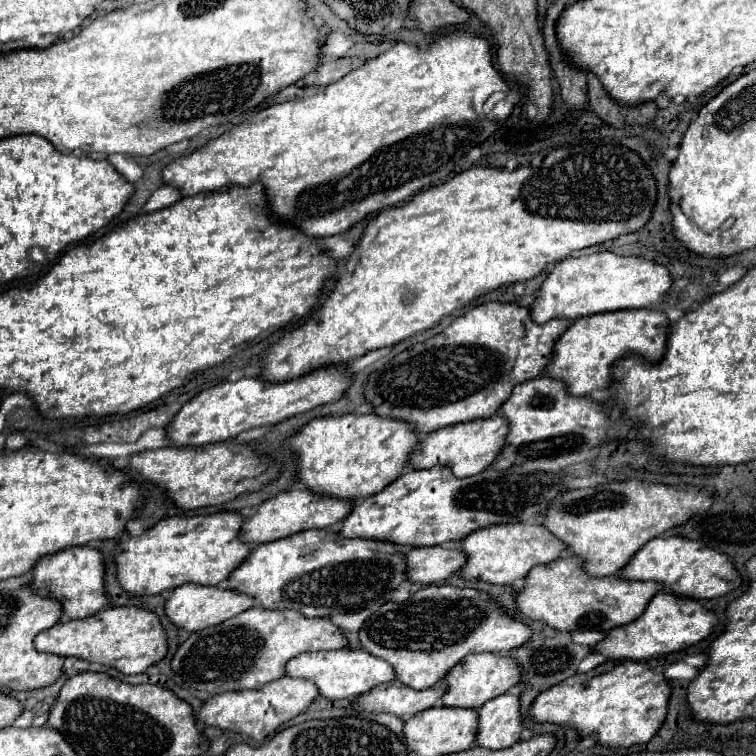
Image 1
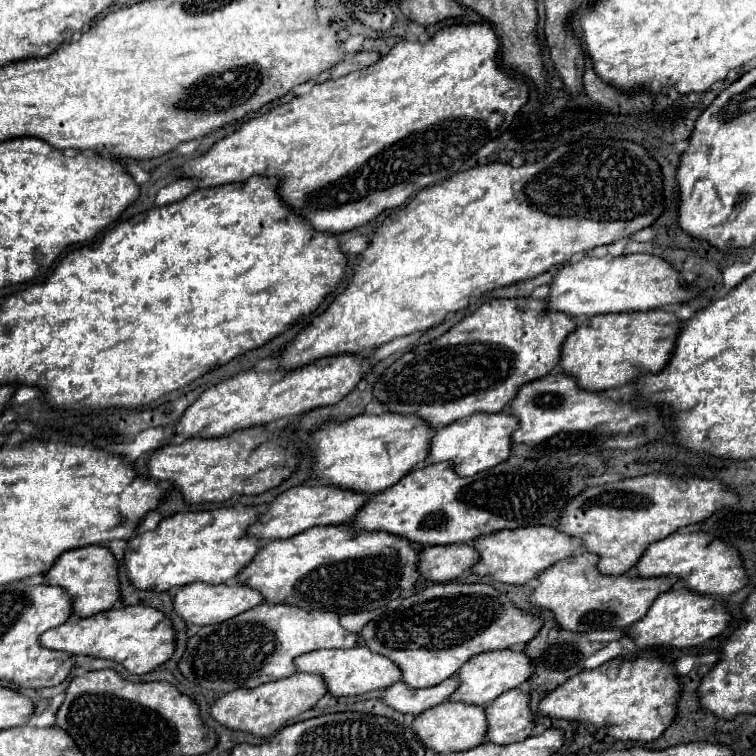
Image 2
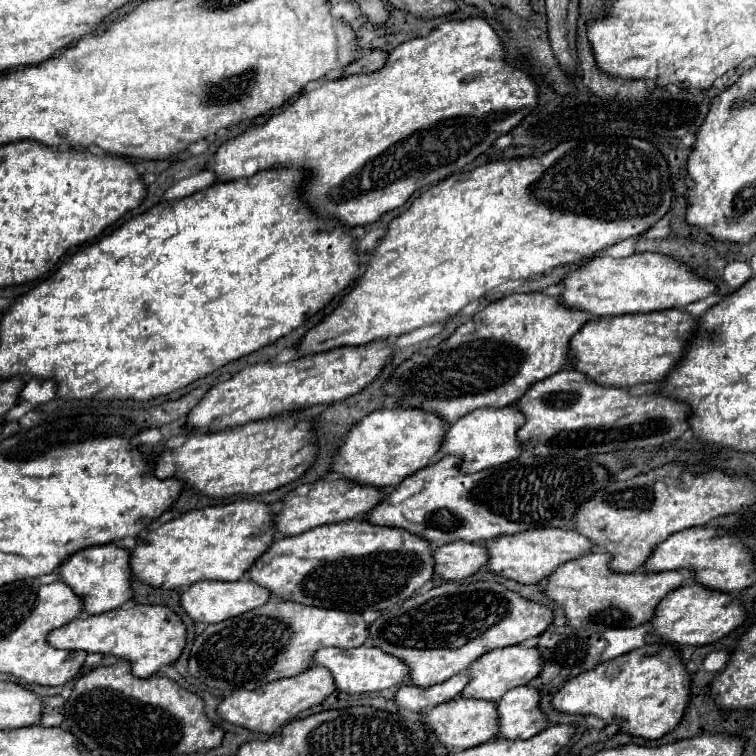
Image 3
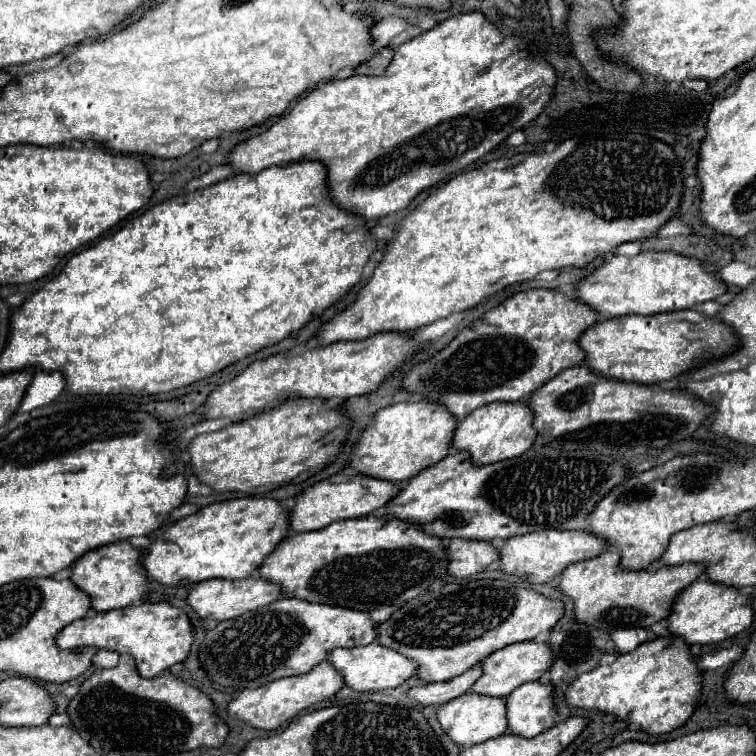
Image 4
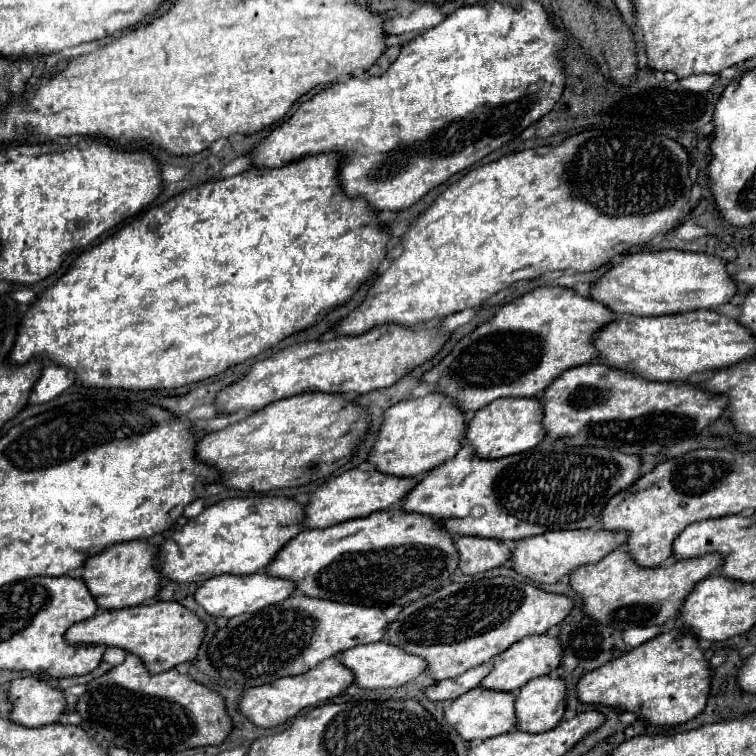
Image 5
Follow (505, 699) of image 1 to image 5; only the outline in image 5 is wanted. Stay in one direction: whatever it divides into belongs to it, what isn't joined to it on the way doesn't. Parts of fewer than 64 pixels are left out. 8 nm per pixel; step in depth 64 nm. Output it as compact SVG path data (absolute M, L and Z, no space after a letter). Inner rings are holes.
M540 676L520 688L516 698L518 728L544 732L556 726L566 712L566 684L560 676Z

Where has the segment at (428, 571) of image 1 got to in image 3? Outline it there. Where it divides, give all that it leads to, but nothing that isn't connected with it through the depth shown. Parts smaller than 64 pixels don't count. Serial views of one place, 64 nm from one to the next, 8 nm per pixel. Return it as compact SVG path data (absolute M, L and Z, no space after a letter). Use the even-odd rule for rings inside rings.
M450 542L436 546L436 574L444 580L464 580L488 564L486 546L476 542Z

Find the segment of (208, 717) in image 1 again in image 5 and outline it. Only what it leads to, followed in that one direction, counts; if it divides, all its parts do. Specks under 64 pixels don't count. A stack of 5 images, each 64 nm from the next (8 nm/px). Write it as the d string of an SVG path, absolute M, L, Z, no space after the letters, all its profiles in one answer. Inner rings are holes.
M332 656L324 662L320 662L316 668L308 670L306 674L280 678L280 680L274 680L274 684L264 684L264 686L258 686L258 688L250 688L240 700L240 710L256 726L274 728L274 726L284 724L286 720L294 718L300 710L304 710L308 706L316 706L316 704L322 704L326 700L336 698L352 682L354 682L352 672L348 672L348 668L344 668L344 664L338 660L338 656Z

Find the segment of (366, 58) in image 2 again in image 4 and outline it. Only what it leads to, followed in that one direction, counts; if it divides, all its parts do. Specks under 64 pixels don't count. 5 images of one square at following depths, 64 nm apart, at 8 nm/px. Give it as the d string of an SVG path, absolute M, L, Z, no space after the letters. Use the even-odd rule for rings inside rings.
M382 48L370 62L362 64L356 68L356 74L368 74L368 76L380 76L388 64L392 62L392 56L394 56L394 48Z

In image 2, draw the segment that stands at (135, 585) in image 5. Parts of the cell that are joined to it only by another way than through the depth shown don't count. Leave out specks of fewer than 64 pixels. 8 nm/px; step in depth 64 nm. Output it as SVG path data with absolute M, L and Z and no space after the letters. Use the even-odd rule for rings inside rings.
M86 546L80 550L64 552L56 564L46 572L50 586L62 586L74 600L76 616L92 616L104 610L110 610L120 600L120 576L118 576L118 560L106 546Z

